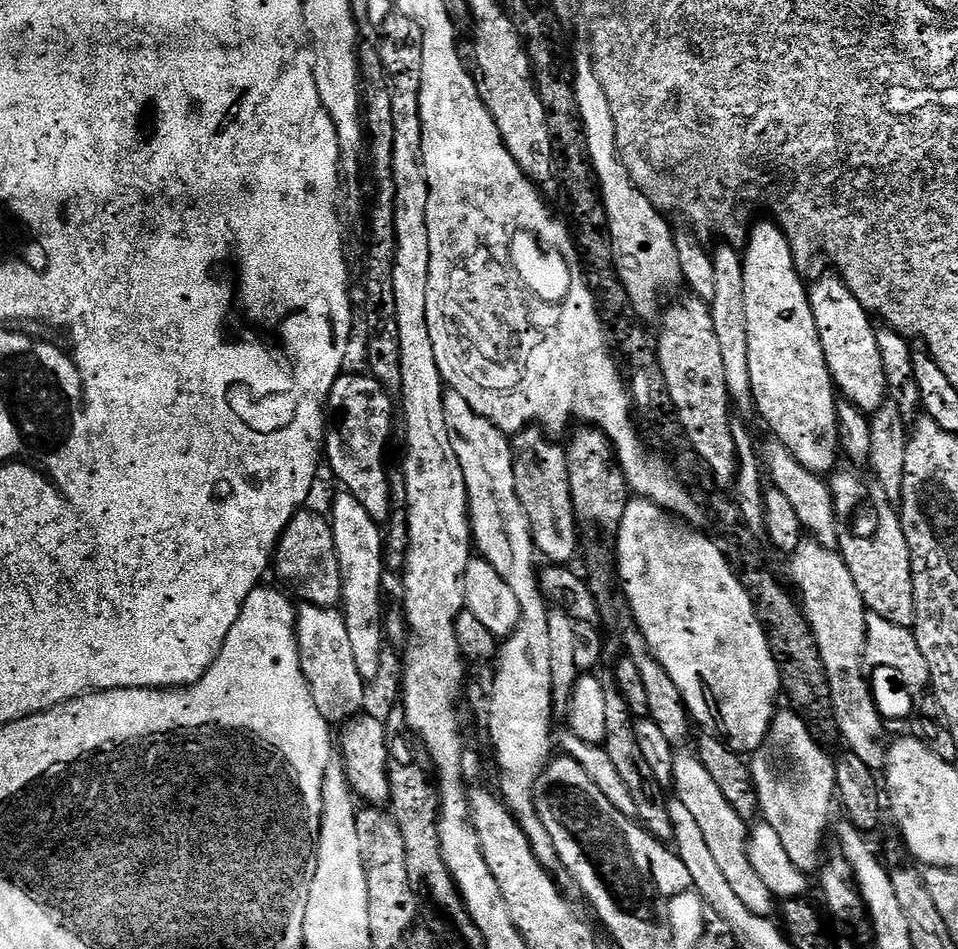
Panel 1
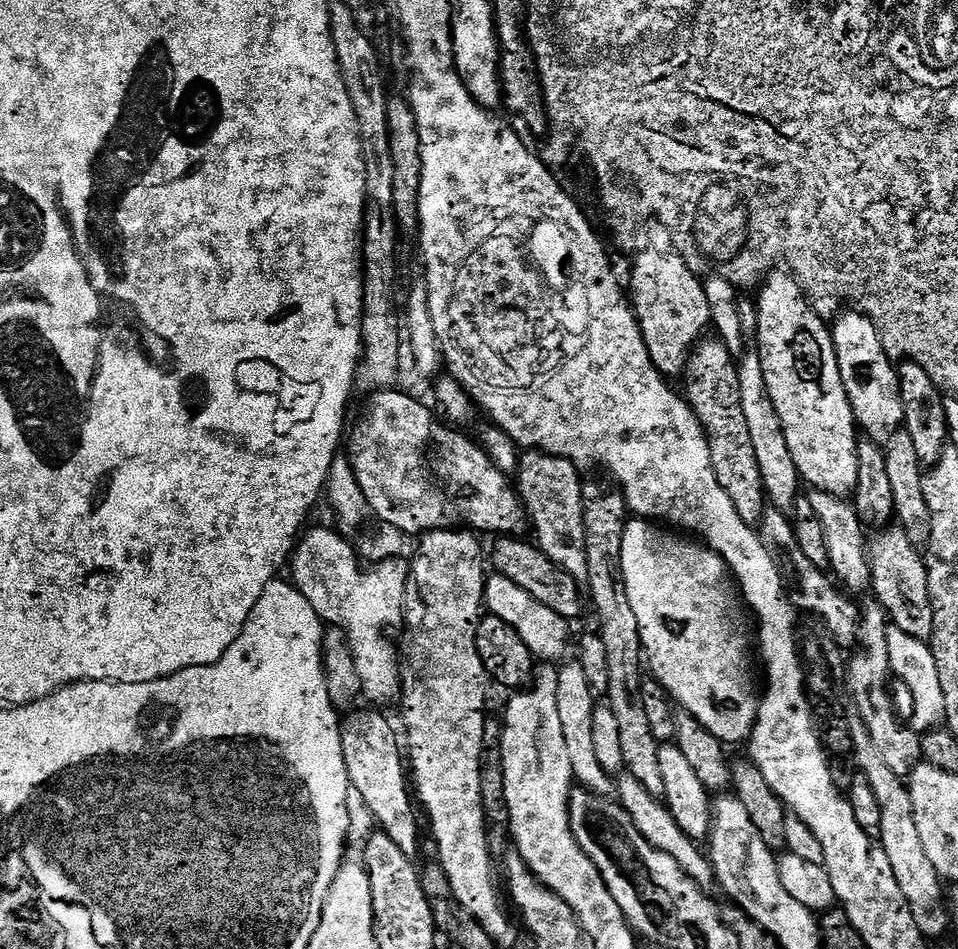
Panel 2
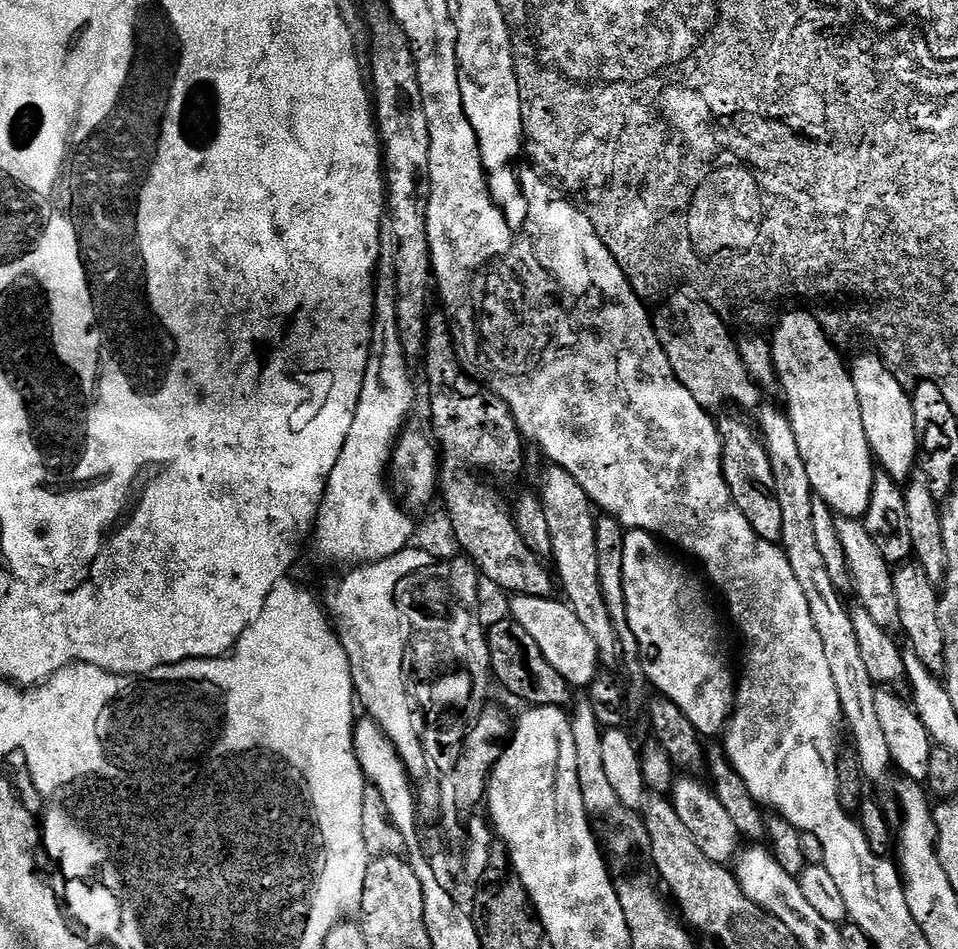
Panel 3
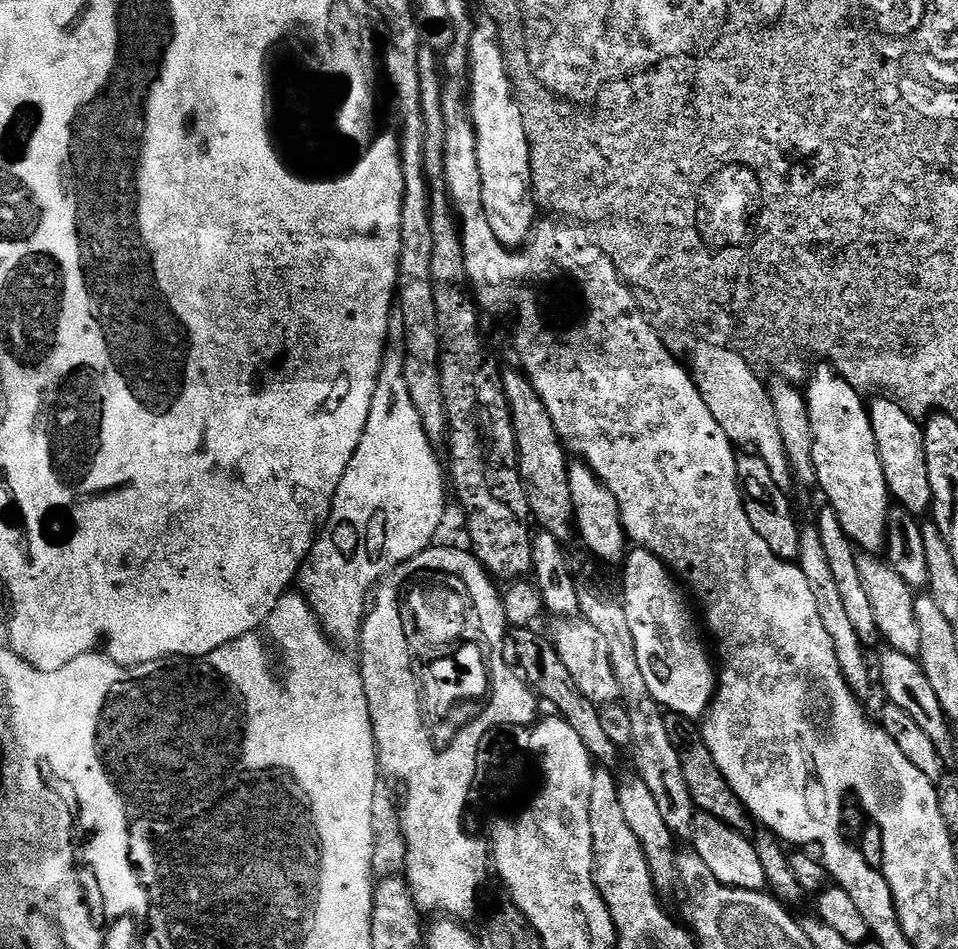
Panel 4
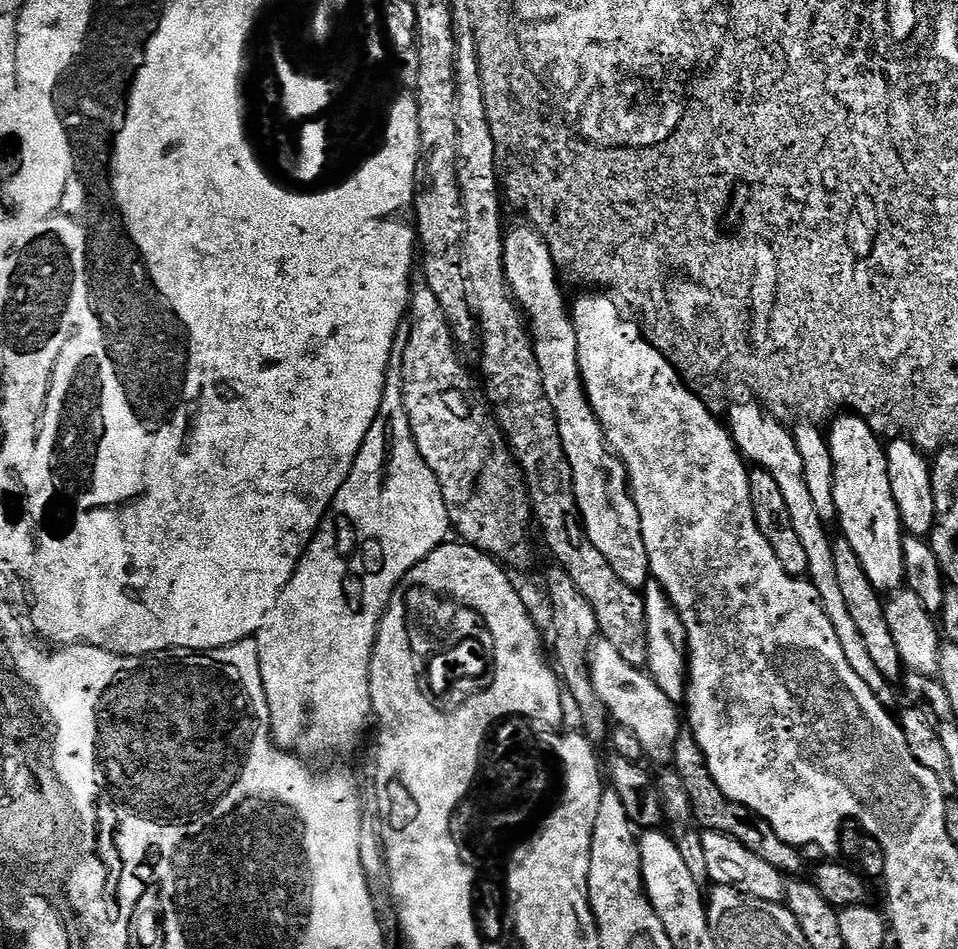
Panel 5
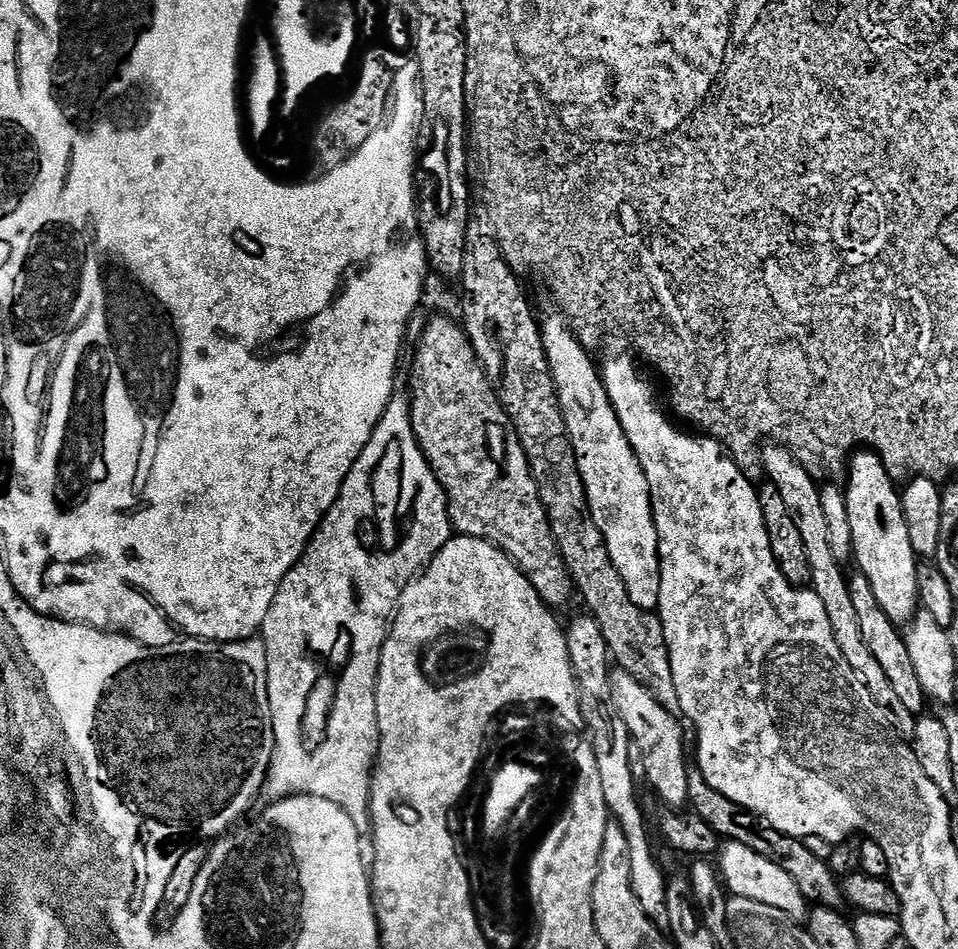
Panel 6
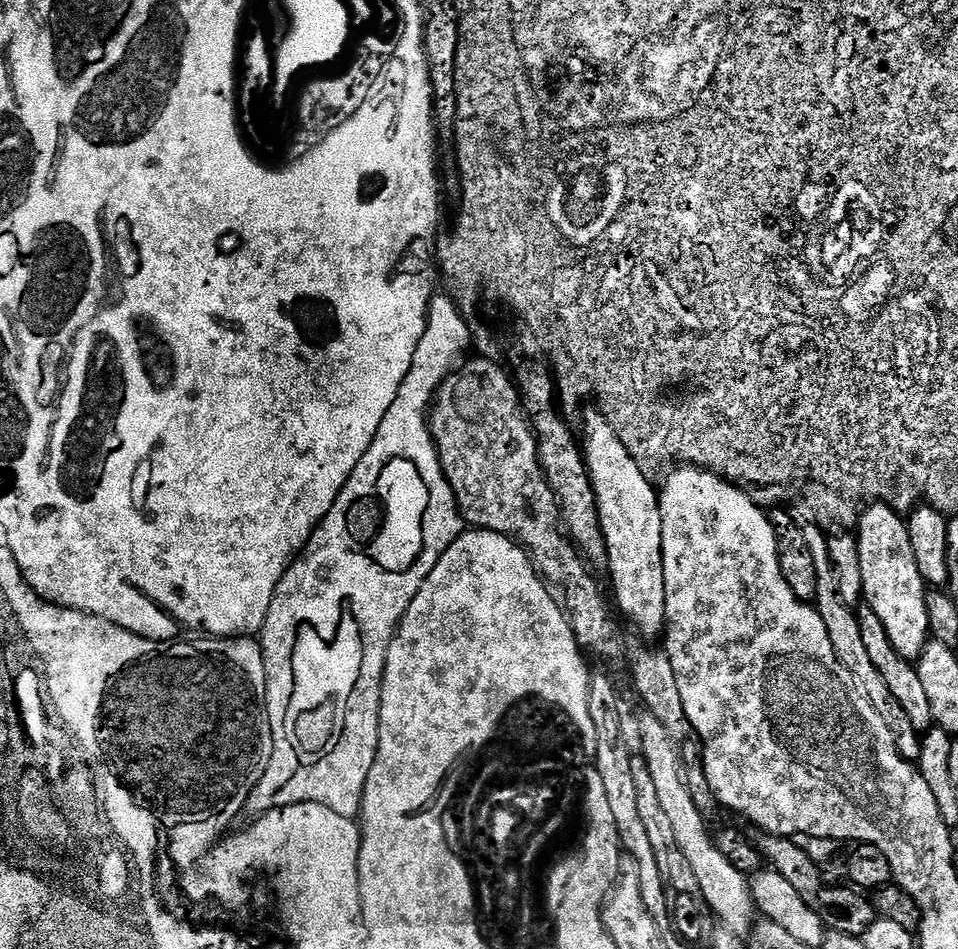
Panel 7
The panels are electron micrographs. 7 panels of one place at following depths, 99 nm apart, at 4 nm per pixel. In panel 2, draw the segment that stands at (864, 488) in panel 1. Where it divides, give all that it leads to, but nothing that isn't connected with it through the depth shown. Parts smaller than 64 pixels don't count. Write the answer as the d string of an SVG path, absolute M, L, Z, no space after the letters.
M898 526L875 533L867 545L869 570L872 575L871 591L884 609L887 619L910 638L931 641L934 630L934 616L930 602L928 571L924 565L921 549L906 539L906 534Z

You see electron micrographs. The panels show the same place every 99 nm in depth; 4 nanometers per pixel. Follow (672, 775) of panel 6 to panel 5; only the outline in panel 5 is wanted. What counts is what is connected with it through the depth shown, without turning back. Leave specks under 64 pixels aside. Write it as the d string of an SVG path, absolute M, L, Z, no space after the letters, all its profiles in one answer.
M596 640L590 649L588 662L593 690L611 719L614 718L614 722L623 728L631 728L648 760L671 763L675 740L682 729L675 701L666 698L649 673L626 662L609 640Z

